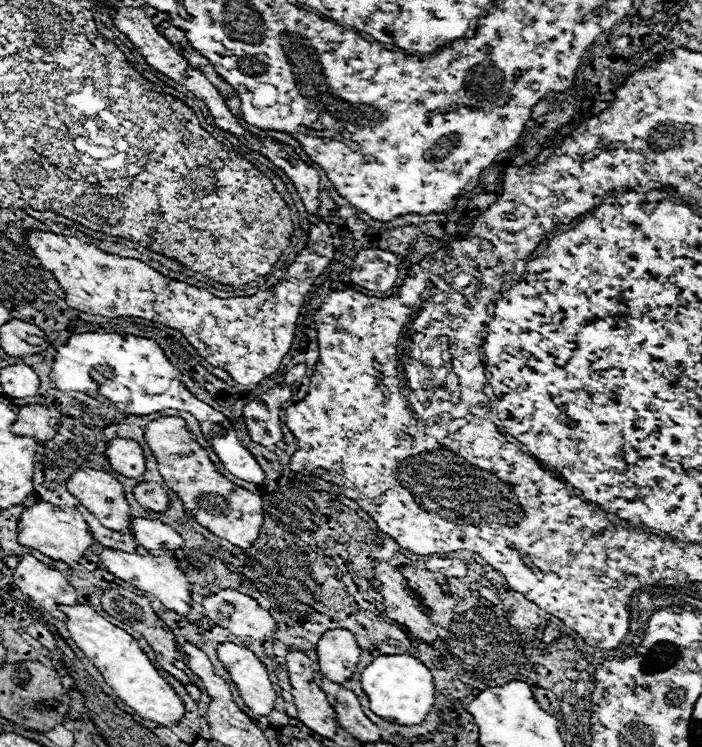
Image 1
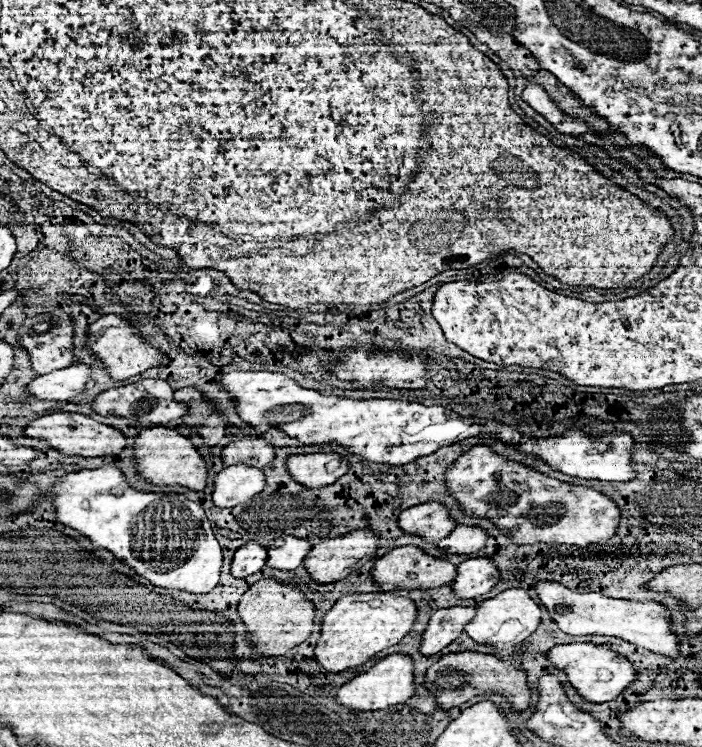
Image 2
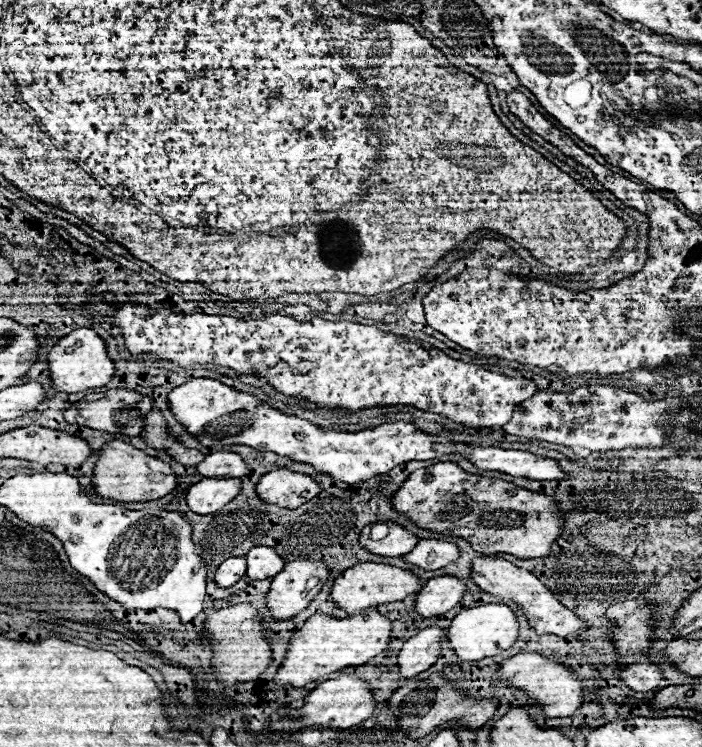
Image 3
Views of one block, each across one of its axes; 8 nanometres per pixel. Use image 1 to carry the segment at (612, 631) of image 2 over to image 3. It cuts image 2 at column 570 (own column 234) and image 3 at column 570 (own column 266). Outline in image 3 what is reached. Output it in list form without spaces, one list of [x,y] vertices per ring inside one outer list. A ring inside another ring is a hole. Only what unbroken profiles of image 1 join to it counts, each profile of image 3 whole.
[[[476,556],[472,562],[472,568],[470,568],[470,580],[486,594],[492,594],[496,598],[508,598],[508,600],[516,602],[522,608],[522,612],[528,620],[528,626],[532,630],[536,630],[538,634],[556,634],[556,636],[568,638],[568,636],[576,636],[582,628],[586,628],[586,624],[572,610],[568,610],[560,602],[556,602],[554,594],[534,574],[512,566],[504,558]]]

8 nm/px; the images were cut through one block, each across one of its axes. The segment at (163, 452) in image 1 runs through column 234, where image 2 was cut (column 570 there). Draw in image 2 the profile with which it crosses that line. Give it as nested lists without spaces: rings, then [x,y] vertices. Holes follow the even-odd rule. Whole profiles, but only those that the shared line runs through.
[[[474,446],[458,456],[446,470],[444,482],[464,516],[492,520],[514,544],[544,542],[552,546],[588,546],[612,538],[620,522],[620,510],[612,498],[584,486],[548,478],[524,464],[504,460],[490,452],[488,446]]]

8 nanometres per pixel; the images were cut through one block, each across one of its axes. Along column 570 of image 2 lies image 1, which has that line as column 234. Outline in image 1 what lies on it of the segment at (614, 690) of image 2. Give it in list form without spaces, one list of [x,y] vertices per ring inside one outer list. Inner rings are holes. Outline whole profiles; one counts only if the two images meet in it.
[[[222,642],[216,648],[218,660],[236,684],[244,704],[258,716],[268,716],[276,702],[276,692],[264,664],[246,646]]]

